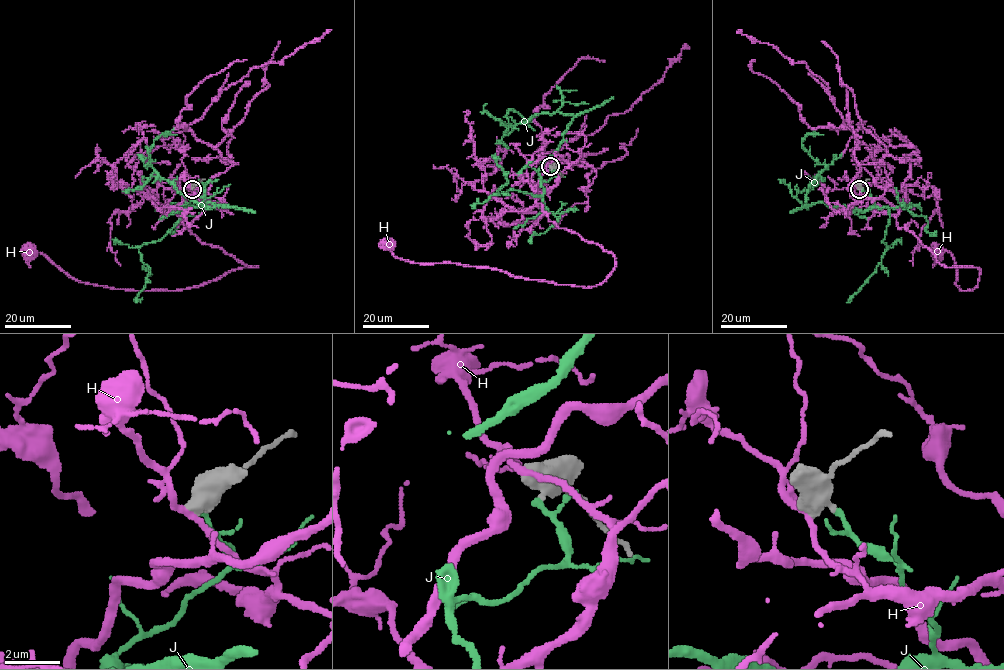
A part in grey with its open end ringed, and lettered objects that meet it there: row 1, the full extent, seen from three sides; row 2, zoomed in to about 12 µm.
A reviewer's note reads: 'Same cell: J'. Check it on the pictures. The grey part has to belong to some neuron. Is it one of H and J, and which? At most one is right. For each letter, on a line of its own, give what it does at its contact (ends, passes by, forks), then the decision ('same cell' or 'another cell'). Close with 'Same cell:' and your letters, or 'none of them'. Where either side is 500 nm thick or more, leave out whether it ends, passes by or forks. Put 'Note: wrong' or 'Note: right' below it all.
H: another cell
J: another cell
Same cell: none of them
Note: wrong

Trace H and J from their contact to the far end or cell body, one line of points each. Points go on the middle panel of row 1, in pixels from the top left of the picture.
H: (550, 166), (560, 178), (537, 204), (560, 228), (613, 255), (615, 268), (598, 284), (410, 262), (389, 245)
J: (551, 168), (554, 176), (541, 179), (572, 117), (538, 113), (508, 133), (507, 113), (534, 130)

